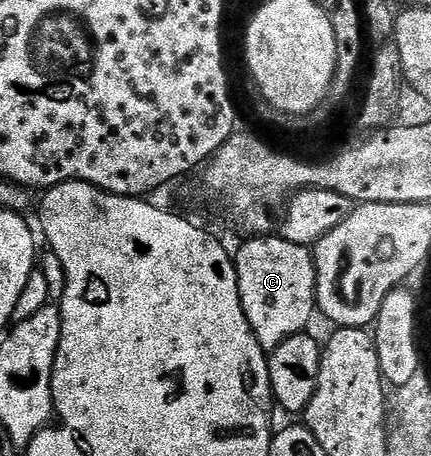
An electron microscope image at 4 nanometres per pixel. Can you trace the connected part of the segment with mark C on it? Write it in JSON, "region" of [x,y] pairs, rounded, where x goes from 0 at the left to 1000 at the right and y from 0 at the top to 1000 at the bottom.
{"region":[[[645,513],[573,520],[543,553],[550,634],[568,695],[610,768],[626,774],[671,739],[705,728],[733,684],[733,586],[715,542],[680,537]]]}

